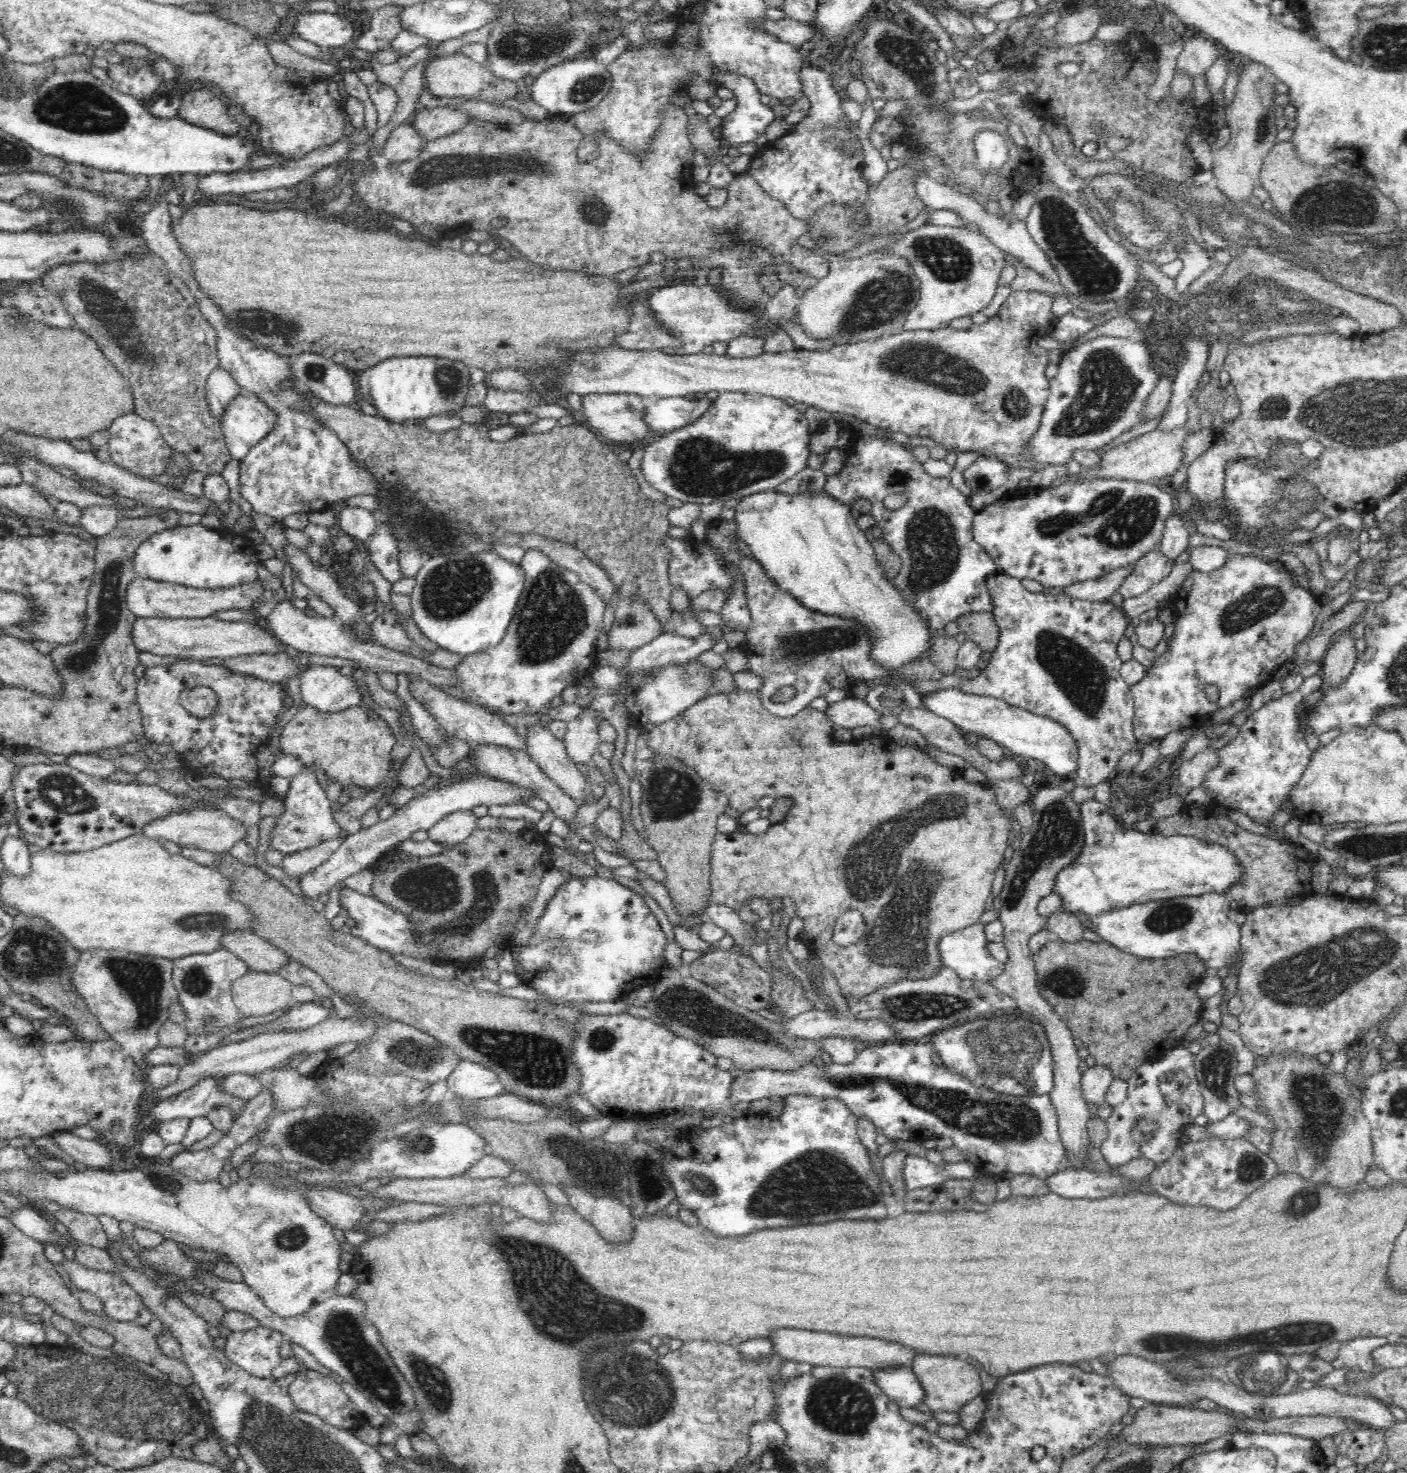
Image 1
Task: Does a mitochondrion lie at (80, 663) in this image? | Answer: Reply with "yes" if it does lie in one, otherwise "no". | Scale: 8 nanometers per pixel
yes

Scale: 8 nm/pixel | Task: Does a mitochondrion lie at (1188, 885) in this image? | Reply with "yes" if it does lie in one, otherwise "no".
yes

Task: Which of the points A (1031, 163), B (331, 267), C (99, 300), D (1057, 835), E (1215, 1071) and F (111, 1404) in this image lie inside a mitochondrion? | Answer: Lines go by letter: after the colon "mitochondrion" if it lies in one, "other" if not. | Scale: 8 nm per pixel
A: other
B: other
C: mitochondrion
D: mitochondrion
E: mitochondrion
F: mitochondrion

